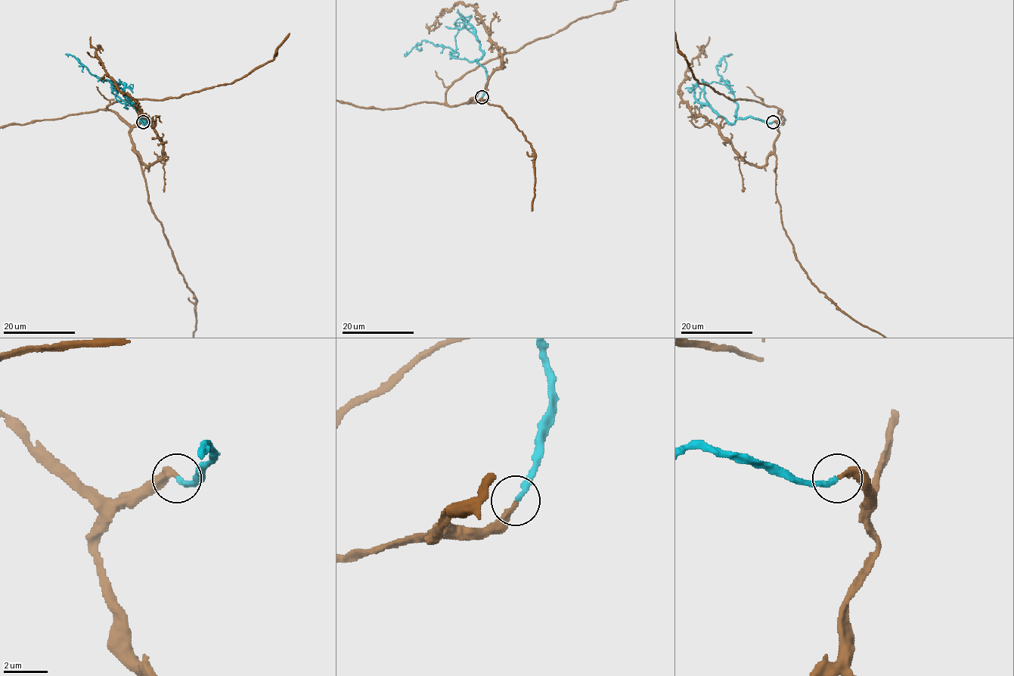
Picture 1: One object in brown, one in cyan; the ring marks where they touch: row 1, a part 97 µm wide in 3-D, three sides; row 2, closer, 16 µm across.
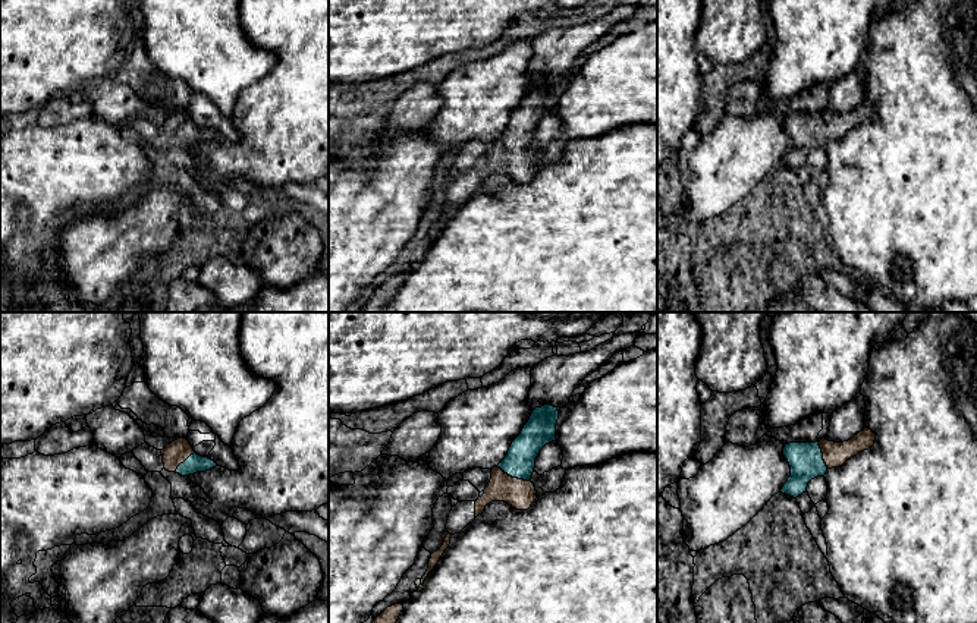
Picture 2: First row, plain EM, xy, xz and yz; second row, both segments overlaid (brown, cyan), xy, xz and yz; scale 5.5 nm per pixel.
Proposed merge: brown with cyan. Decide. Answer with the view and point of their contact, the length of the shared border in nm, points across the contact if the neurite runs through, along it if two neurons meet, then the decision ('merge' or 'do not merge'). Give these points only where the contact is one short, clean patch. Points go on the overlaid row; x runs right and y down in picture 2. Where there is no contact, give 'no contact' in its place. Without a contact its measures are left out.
xz (514, 478) | 200 nm | across xz (520, 494), (514, 487), (514, 478), (520, 462) | merge

